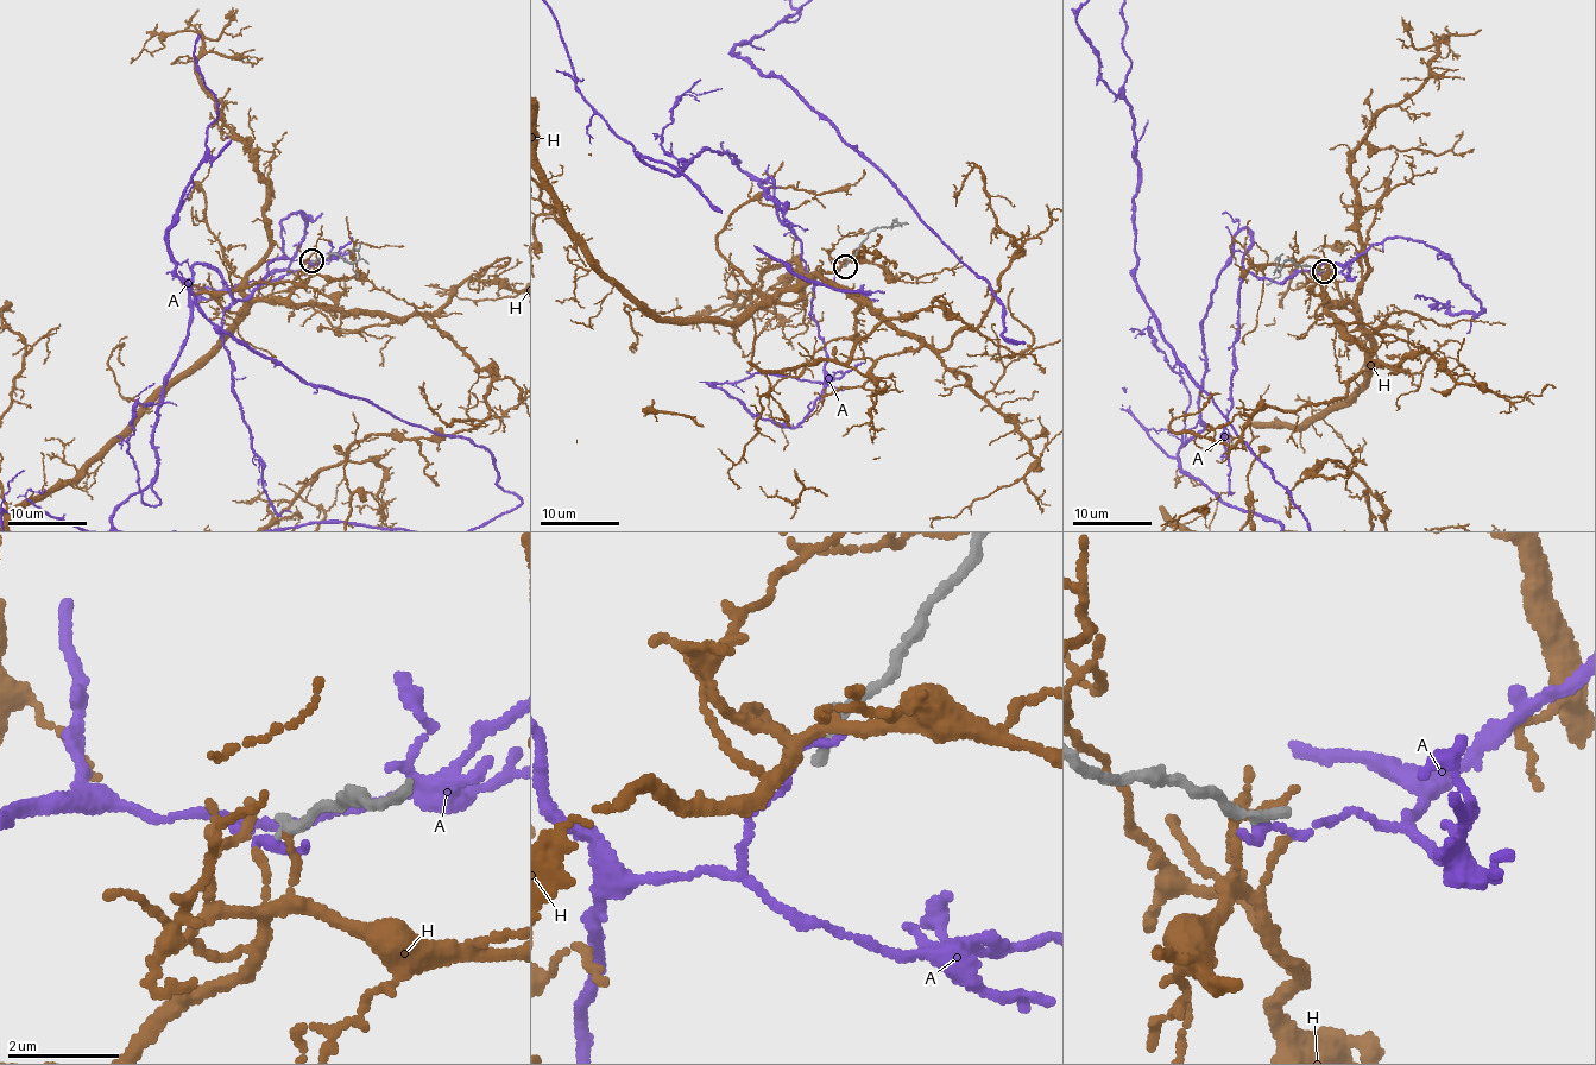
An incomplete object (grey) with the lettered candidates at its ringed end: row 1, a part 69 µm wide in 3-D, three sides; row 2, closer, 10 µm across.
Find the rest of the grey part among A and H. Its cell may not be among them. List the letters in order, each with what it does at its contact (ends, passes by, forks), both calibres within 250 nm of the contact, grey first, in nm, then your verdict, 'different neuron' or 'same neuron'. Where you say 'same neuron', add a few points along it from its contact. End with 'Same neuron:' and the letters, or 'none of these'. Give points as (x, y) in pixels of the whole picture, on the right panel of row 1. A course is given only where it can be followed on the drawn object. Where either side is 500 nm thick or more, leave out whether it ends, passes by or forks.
A: it ends there; 220 nm thick on the grey side, 190 nm on the other; different neuron
H: it ends there; 240 nm thick on the grey side, 130 nm on the other; different neuron
Same neuron: none of these

